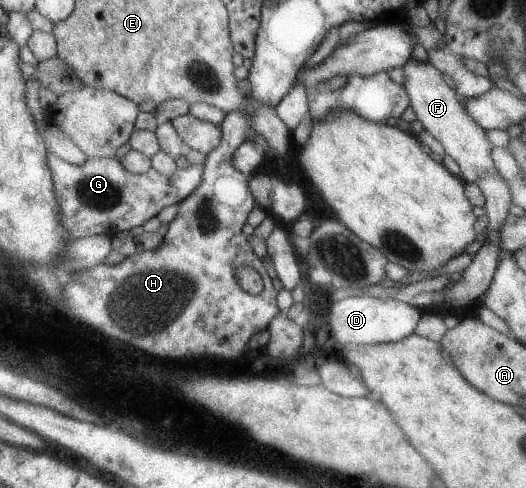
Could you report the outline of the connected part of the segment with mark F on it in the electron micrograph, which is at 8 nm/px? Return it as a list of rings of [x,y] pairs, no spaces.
[[[413,57],[403,65],[402,69],[403,73],[405,73],[404,89],[407,91],[410,106],[417,113],[417,121],[420,121],[423,129],[441,143],[443,148],[445,148],[446,155],[449,155],[451,159],[455,159],[455,163],[460,168],[459,177],[466,182],[476,183],[481,175],[487,175],[487,173],[493,175],[493,173],[497,173],[495,161],[493,161],[493,157],[491,156],[493,145],[487,139],[487,130],[480,127],[479,123],[475,123],[469,111],[459,101],[457,91],[453,87],[449,87],[445,79],[443,79],[443,73],[430,62],[423,63],[423,61],[417,61]]]

